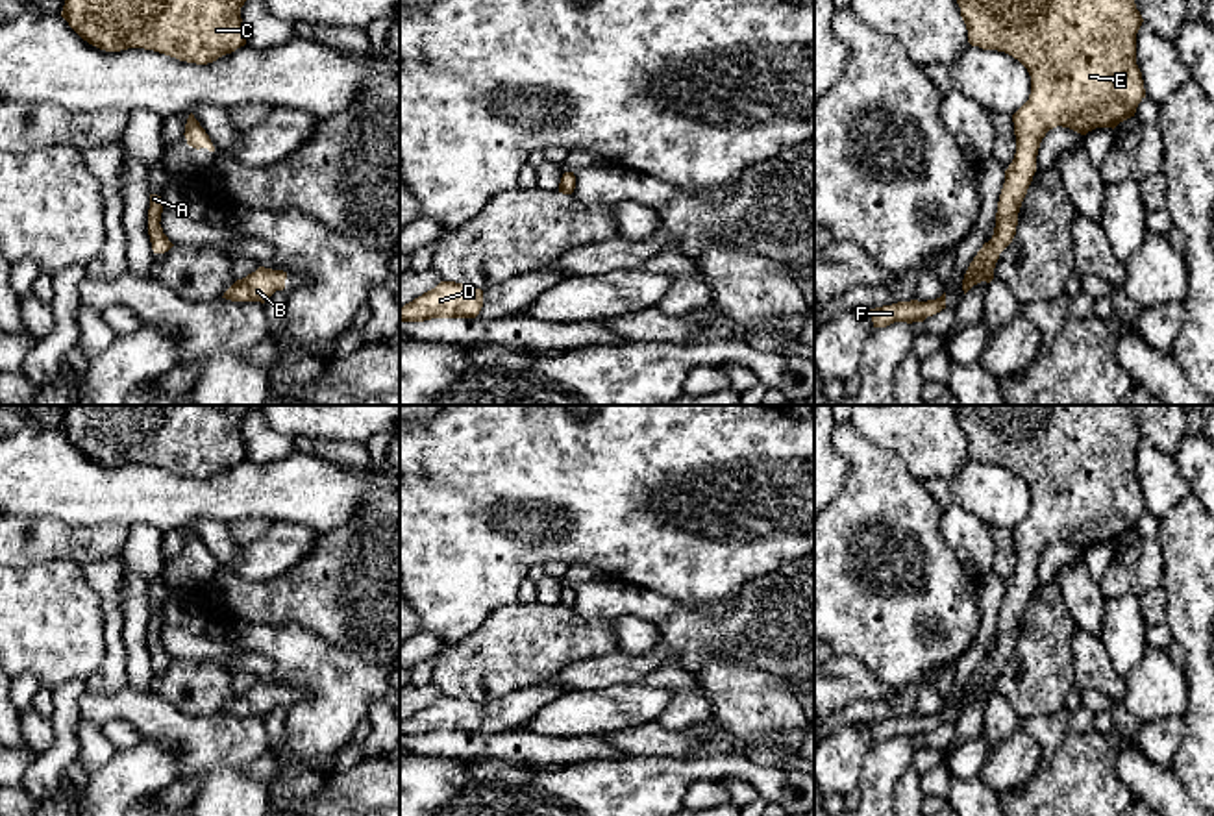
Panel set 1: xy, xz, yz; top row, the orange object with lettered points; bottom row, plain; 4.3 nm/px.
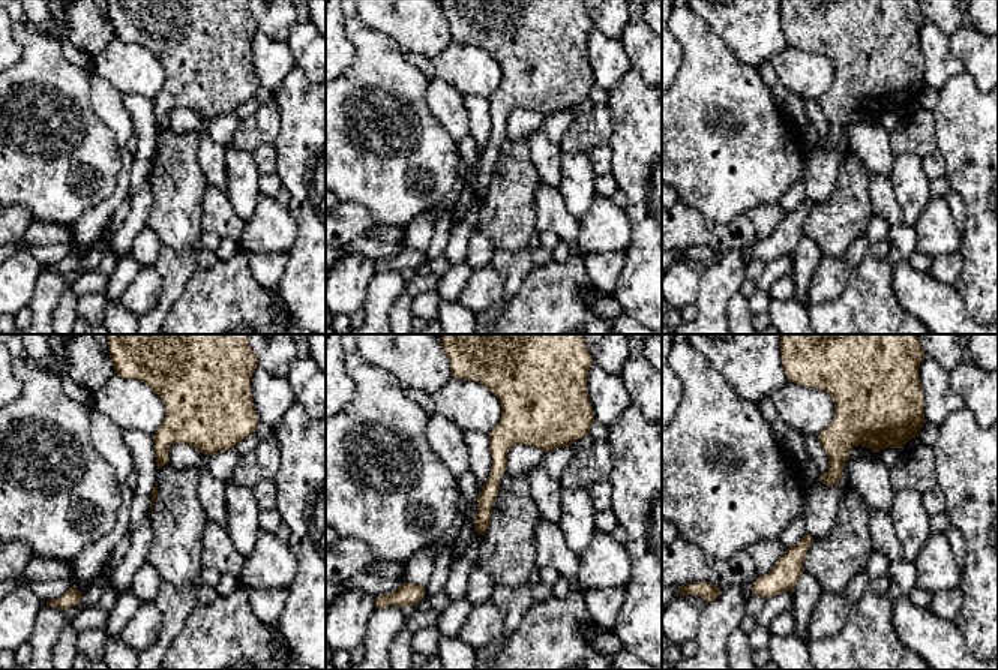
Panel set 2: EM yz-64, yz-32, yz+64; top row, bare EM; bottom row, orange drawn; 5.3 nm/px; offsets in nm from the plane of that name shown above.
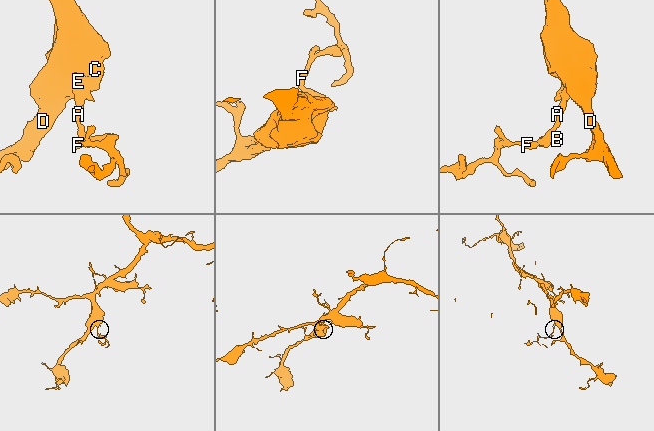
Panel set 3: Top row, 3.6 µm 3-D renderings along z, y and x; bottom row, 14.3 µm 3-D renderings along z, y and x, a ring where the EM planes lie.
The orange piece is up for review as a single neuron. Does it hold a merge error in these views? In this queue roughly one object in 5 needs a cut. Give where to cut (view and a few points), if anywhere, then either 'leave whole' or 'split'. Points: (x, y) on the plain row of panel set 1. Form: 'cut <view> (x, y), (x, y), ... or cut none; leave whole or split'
cut none; leave whole

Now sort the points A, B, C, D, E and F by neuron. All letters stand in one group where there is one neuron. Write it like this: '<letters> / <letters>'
A B C D E F

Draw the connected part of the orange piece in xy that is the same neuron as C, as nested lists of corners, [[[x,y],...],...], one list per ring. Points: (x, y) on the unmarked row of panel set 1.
[[[68,405],[61,431],[89,459],[120,466],[154,464],[180,476],[207,479],[246,459],[244,416],[261,405]]]

